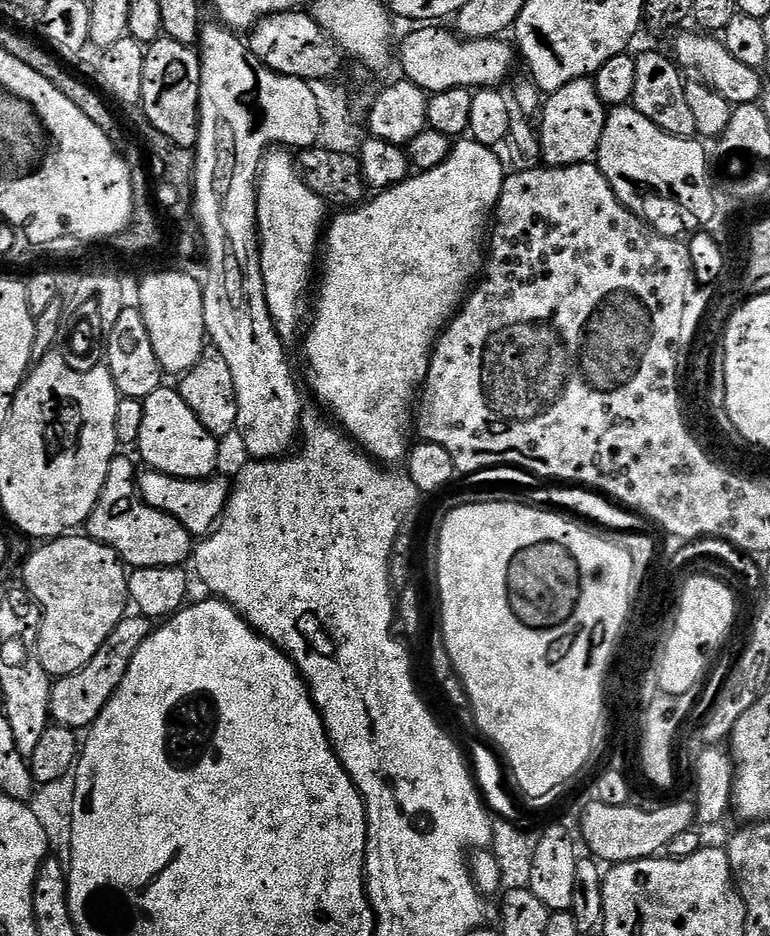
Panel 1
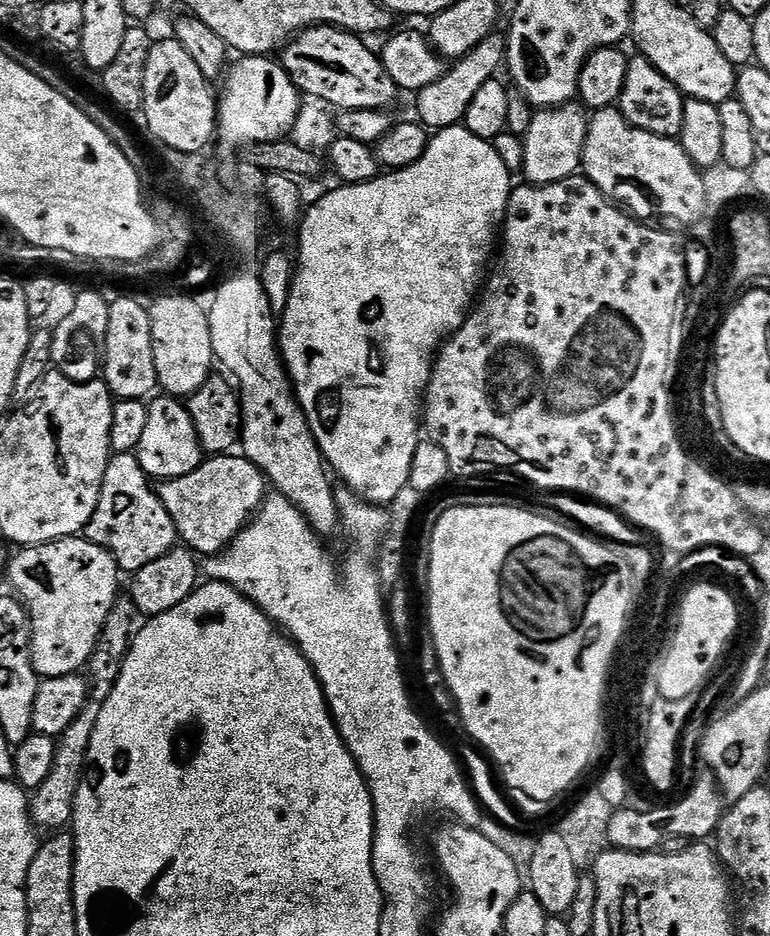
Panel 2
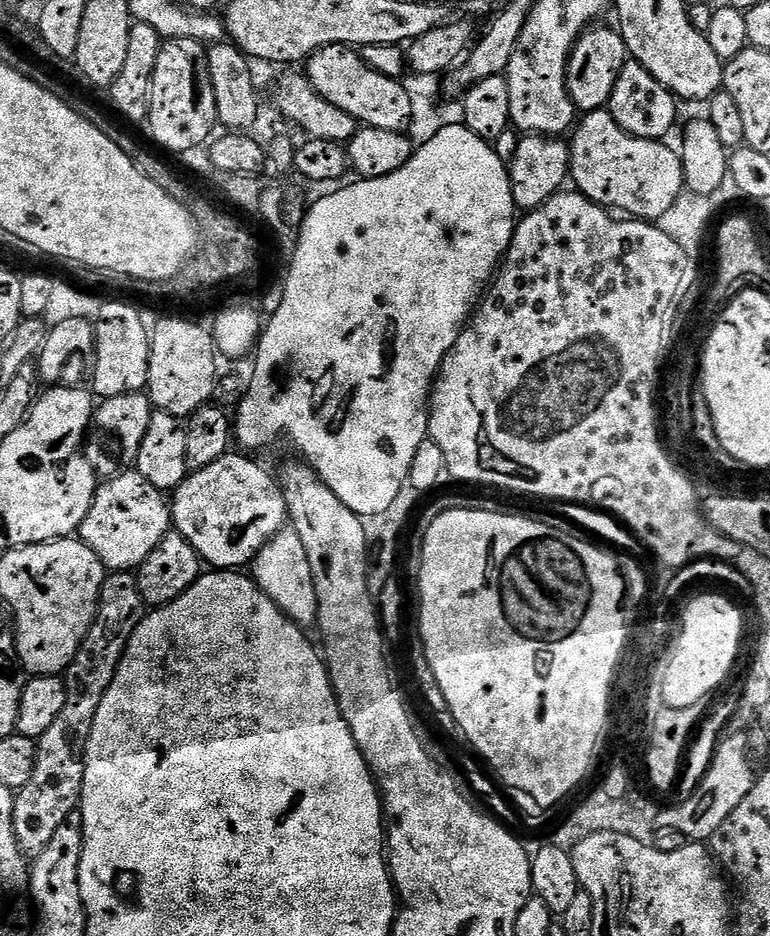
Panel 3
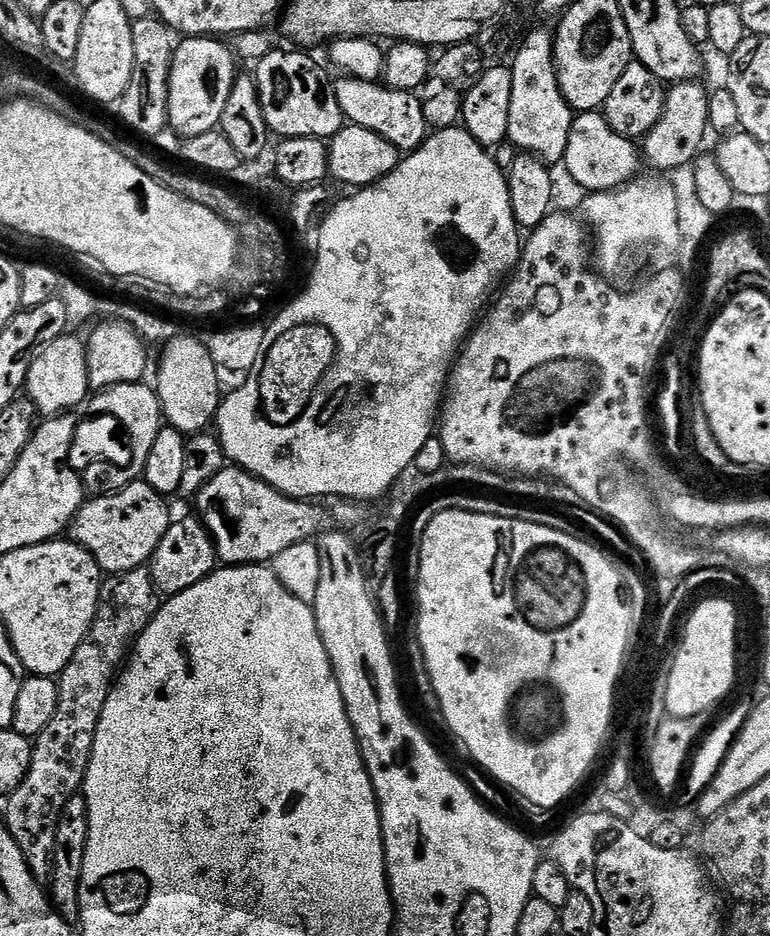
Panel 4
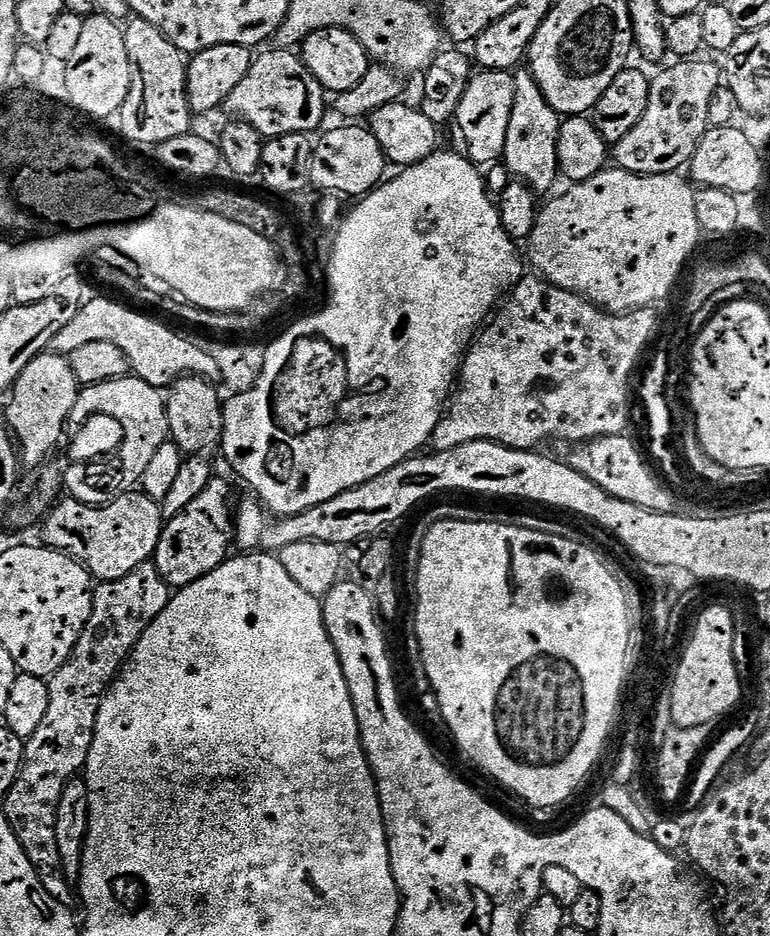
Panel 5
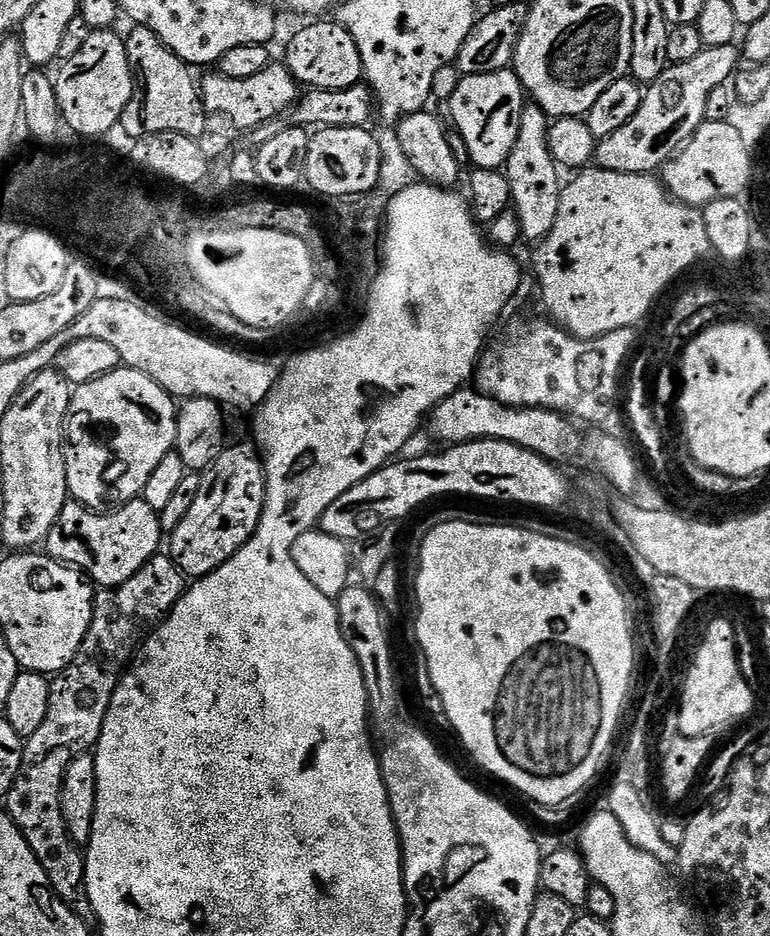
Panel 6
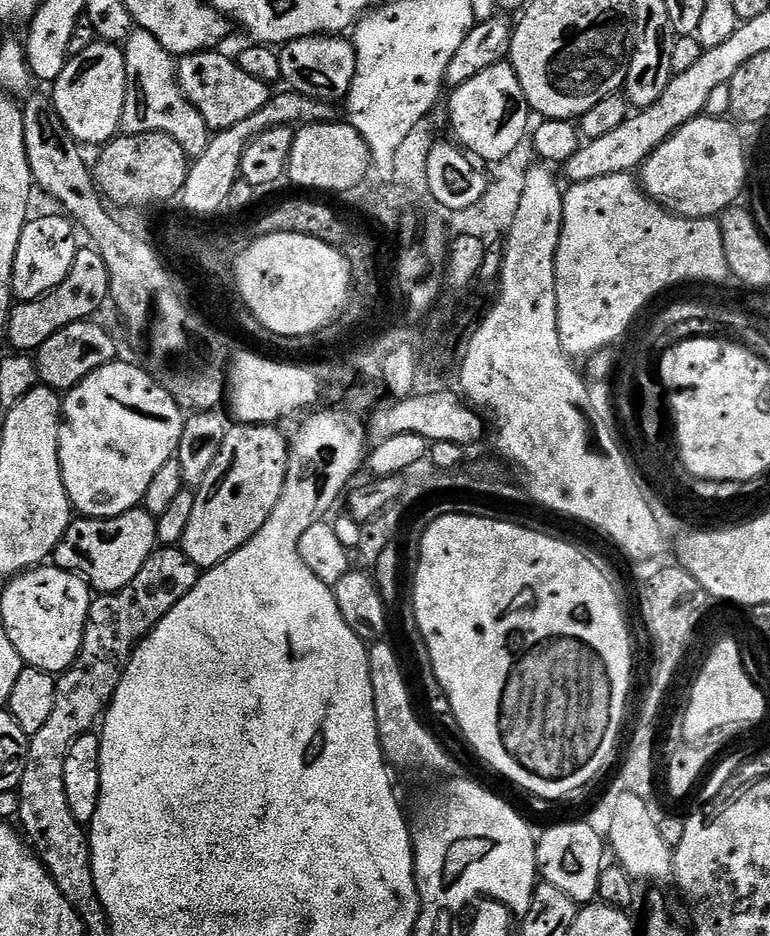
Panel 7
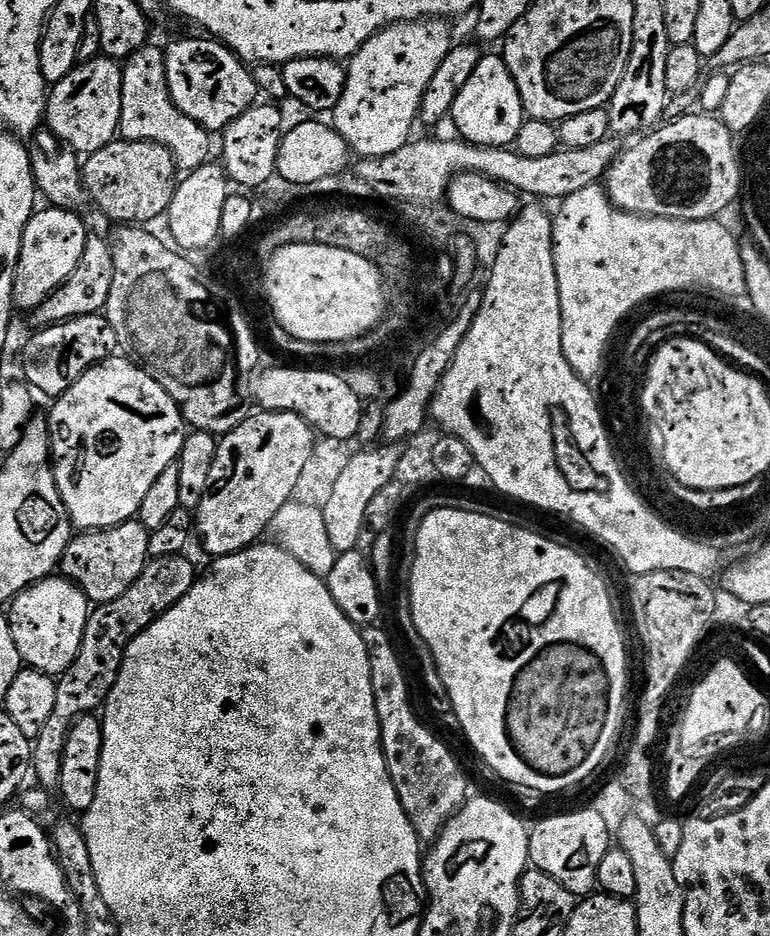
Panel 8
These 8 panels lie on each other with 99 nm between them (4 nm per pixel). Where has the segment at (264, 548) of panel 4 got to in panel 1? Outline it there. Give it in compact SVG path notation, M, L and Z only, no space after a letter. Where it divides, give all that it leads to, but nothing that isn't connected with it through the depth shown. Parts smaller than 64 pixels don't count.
M151 470L139 473L138 483L140 496L151 508L172 516L194 538L203 538L221 523L227 513L228 501L234 491L233 485L220 477L213 475L207 480L183 480L170 474L162 474Z

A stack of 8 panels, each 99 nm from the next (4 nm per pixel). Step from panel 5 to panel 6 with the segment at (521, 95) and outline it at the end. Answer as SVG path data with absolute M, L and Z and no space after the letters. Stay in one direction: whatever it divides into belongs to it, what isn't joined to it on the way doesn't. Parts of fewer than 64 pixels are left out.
M525 103L518 126L518 142L514 142L514 150L510 150L510 158L506 165L506 175L512 191L511 207L520 220L520 235L525 241L543 240L550 234L554 218L558 218L562 172L550 154L549 123L549 116L538 105Z

